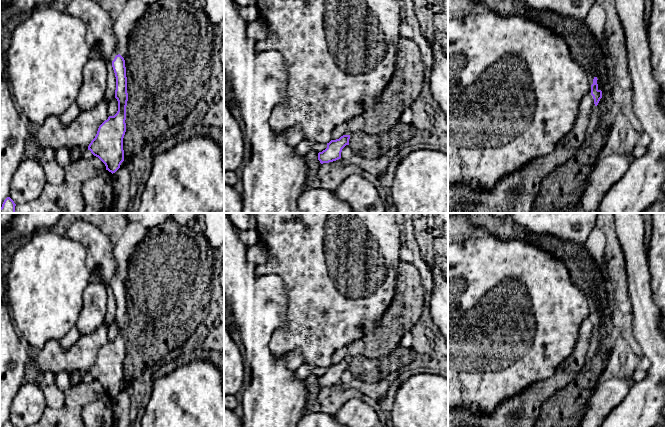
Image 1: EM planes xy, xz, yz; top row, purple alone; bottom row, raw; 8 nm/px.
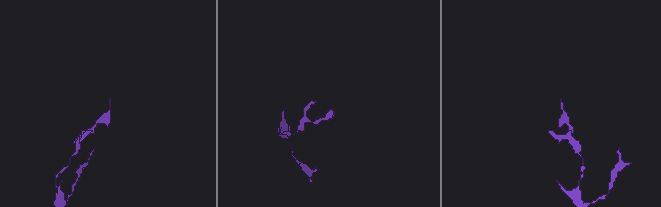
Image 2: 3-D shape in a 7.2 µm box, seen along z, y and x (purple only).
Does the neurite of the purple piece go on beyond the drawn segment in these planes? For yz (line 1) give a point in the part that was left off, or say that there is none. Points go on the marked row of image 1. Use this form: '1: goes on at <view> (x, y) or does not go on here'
1: does not go on here

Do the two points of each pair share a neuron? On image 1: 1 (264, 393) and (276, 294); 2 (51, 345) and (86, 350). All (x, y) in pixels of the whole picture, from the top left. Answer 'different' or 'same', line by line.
1: same
2: same

